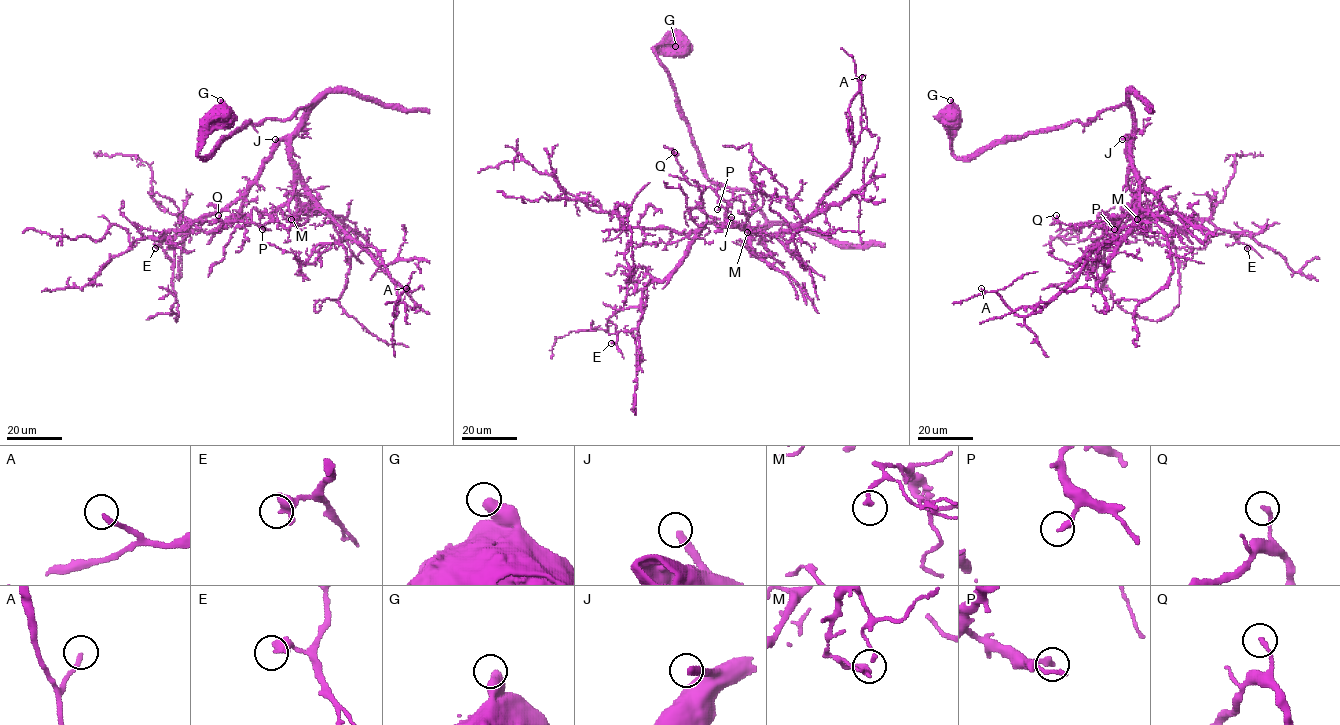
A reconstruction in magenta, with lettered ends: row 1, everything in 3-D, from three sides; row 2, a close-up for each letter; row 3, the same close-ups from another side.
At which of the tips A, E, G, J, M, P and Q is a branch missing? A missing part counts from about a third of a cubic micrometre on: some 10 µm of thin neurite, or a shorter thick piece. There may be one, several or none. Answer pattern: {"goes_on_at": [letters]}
{"goes_on_at": ["J"]}

